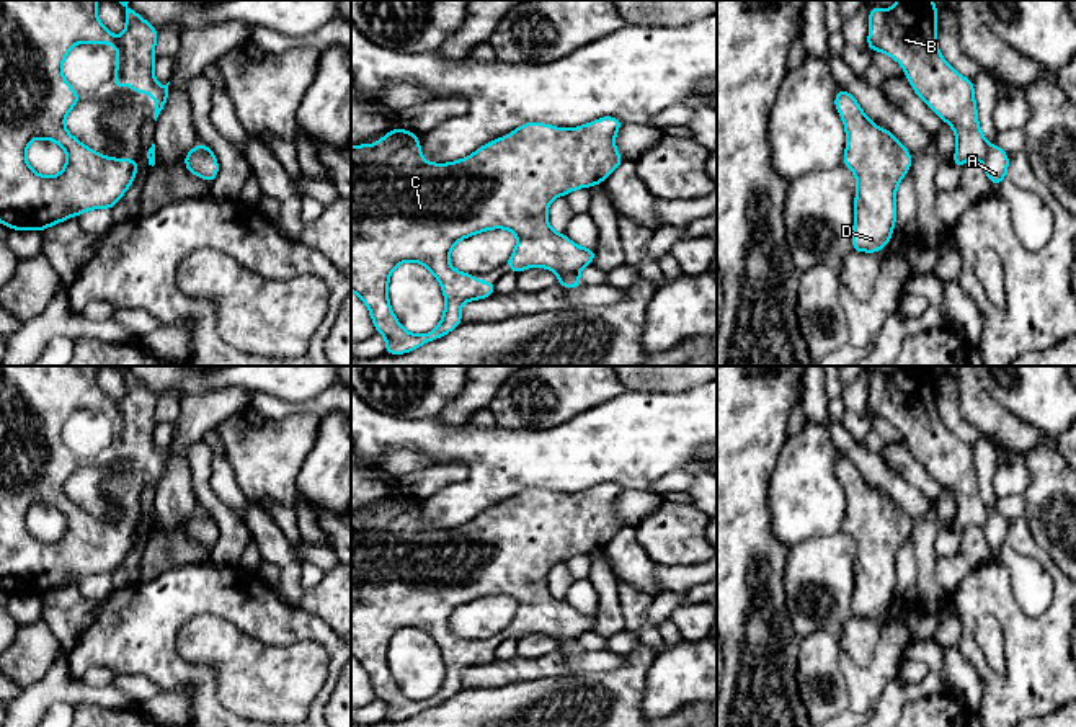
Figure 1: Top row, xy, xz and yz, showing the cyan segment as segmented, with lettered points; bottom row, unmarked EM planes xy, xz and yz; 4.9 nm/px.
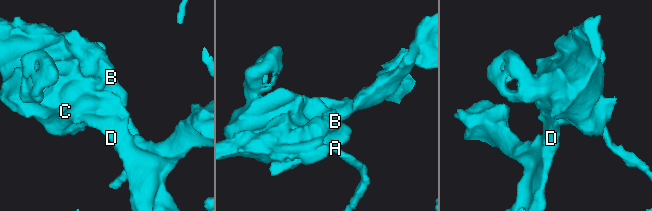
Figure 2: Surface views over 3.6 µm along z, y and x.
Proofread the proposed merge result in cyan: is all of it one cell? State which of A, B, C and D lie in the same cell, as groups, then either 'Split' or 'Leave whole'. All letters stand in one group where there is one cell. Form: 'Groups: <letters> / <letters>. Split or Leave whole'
Groups: A / B C D. Split

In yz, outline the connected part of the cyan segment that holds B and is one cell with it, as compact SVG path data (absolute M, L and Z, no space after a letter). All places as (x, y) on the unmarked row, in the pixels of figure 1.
M898 366L890 376L869 377L869 417L888 420L903 431L914 459L954 493L954 531L983 526L989 516L978 492L973 446L962 443L942 423L936 404L937 372L932 366Z

